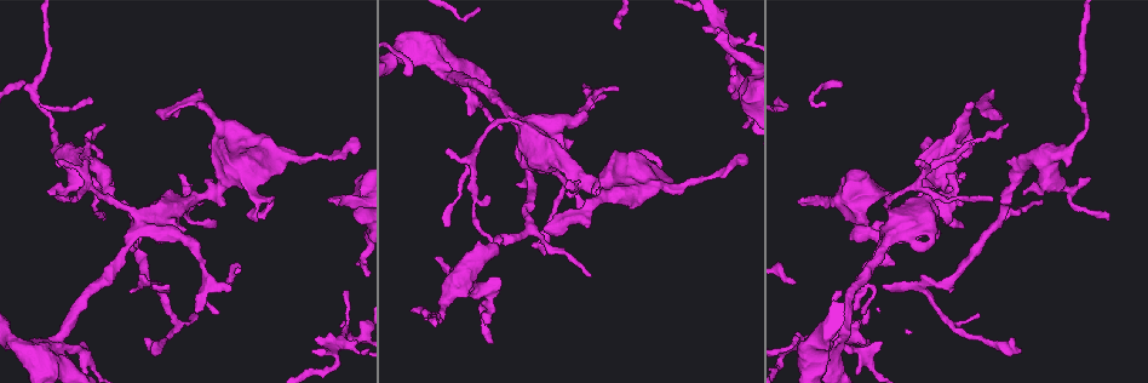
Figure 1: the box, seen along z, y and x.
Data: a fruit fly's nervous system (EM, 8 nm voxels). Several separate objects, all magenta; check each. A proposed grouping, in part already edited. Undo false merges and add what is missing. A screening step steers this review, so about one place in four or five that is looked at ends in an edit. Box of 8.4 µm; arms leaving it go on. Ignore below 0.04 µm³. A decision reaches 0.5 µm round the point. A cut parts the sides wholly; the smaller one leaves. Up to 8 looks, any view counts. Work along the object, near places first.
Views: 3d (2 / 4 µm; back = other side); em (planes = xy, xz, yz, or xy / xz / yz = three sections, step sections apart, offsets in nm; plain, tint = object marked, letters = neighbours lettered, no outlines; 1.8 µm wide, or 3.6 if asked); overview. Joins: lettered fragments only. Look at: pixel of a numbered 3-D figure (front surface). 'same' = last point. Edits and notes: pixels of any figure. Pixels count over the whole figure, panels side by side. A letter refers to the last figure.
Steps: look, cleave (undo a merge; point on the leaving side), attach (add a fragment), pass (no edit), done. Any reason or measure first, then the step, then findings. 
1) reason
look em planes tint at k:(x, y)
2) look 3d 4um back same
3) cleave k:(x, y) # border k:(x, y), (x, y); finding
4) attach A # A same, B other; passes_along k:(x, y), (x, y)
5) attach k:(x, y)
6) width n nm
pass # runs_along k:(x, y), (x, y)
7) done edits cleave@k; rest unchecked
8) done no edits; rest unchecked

tapers out
look em planes letters at 1:(886, 286)

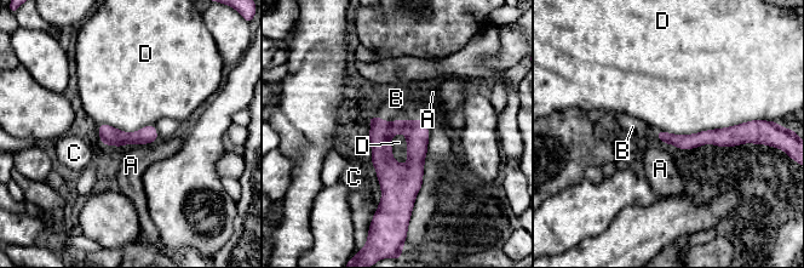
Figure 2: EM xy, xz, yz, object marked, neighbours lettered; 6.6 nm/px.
attach B # A other, B same, C other, D other; passes_along 2:(417, 134), (384, 120), (396, 98); the neuron continues

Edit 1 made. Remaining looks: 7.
look 3d 2um at 1:(717, 34)

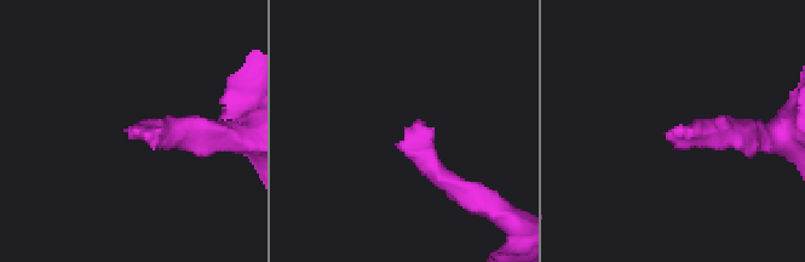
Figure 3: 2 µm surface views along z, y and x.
look em xz step 16 letters at 3:(404, 127)

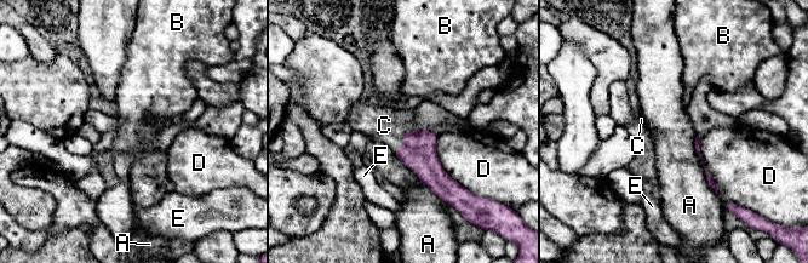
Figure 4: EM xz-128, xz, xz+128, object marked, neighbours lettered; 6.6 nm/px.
look em planes letters same

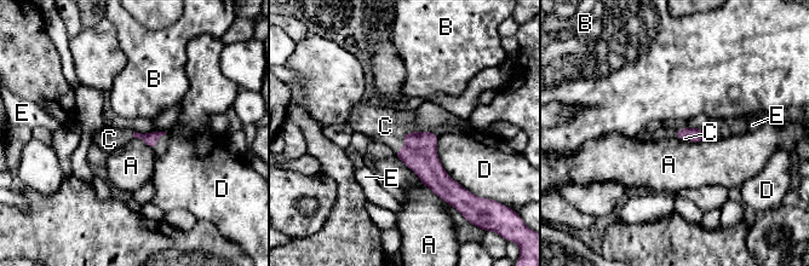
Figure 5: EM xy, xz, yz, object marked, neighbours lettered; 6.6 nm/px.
attach C # A other, B other, C same, D other, E other; the neuron continues

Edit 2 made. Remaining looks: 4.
an open end
look 3d 4um at 1:(282, 172)

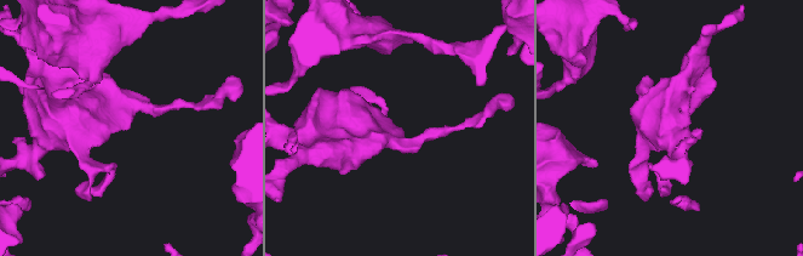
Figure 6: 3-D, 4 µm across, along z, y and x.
look em yz step 16 tint at 6:(129, 124)

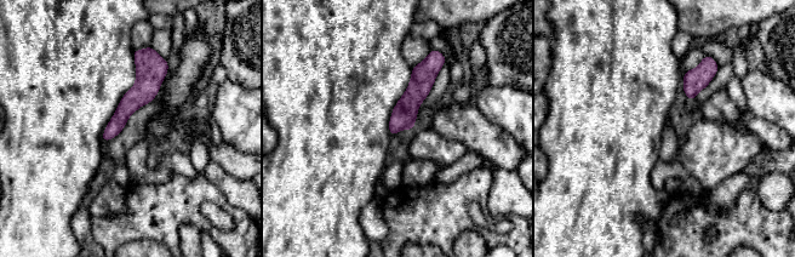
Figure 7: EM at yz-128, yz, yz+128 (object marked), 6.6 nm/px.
look em planes letters same

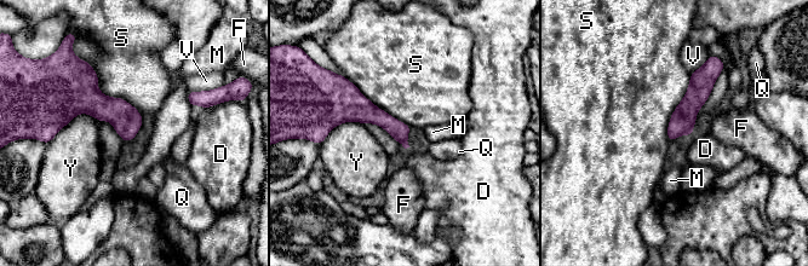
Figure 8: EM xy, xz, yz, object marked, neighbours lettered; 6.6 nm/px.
longest_contact S 500 nm
pass # D other, F other, M other, Q other, S other, V other, Y other; no lettered fragment goes on from it

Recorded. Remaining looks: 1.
done edits attach@2, attach@5; rest unchecked

